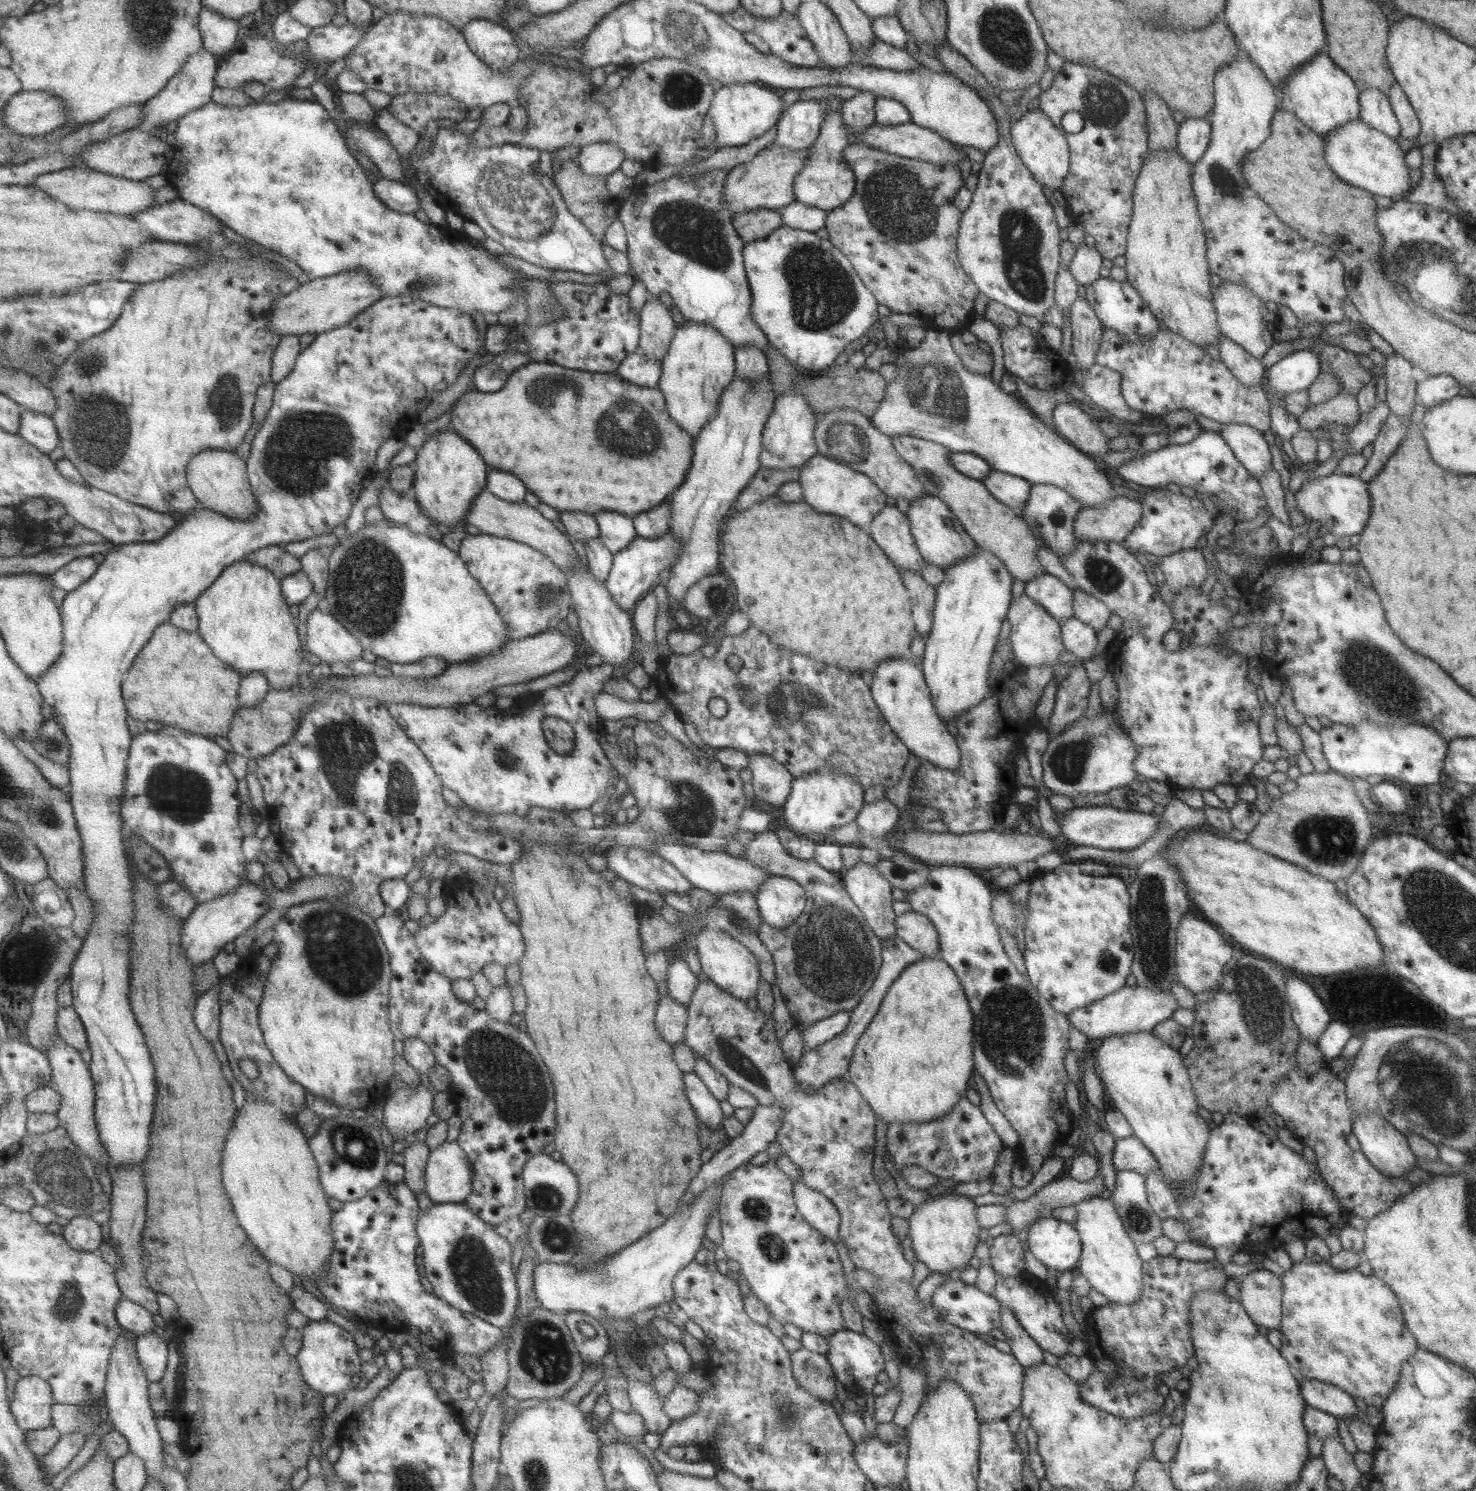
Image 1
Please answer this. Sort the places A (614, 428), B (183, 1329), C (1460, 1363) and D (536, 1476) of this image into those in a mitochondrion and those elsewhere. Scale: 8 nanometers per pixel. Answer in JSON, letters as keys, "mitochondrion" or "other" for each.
{"A":"mitochondrion","B":"other","C":"other","D":"mitochondrion"}

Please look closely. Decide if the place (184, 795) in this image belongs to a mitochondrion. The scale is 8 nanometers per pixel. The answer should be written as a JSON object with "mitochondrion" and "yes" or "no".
{"mitochondrion":"yes"}

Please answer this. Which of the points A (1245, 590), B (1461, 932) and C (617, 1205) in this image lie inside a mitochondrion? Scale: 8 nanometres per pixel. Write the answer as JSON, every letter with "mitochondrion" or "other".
{"A":"other","B":"mitochondrion","C":"other"}

